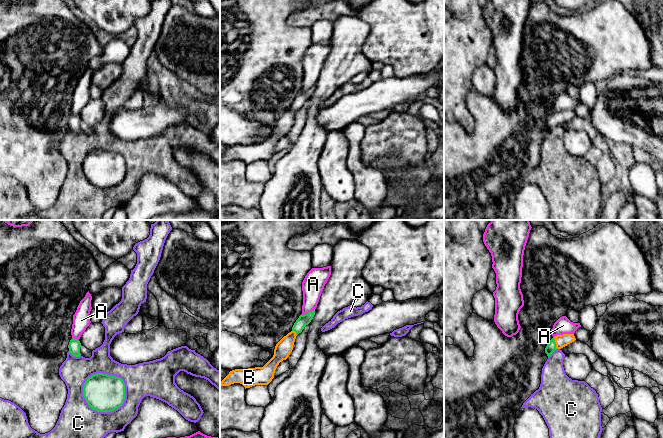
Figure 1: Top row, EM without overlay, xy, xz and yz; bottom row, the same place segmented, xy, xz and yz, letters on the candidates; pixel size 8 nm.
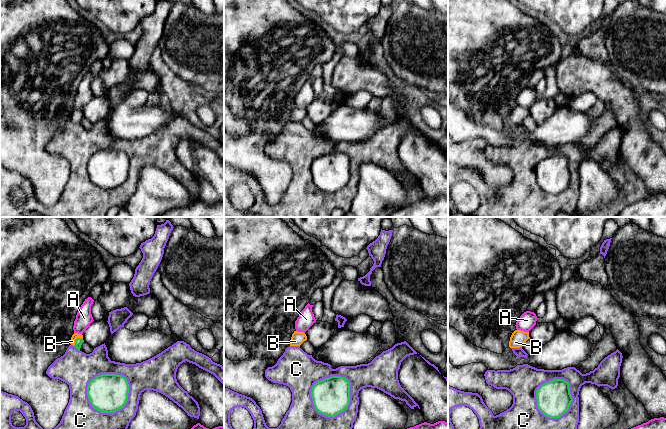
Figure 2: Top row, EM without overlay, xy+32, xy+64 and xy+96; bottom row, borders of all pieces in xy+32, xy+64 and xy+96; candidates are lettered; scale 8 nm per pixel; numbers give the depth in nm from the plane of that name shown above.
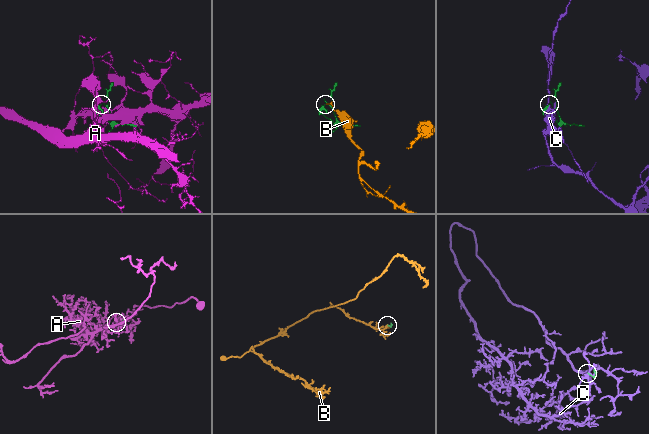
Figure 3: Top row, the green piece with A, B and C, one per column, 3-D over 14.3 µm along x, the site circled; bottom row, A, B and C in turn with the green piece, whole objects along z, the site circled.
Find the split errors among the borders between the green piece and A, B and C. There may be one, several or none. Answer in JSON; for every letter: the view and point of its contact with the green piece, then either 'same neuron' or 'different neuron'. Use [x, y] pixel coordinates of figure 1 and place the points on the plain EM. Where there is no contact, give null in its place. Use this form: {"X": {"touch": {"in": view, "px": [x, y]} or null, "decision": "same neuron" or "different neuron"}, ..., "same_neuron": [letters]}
{"A": {"touch": {"in": "xz", "px": [308, 88]}, "decision": "different neuron"}, "B": {"touch": {"in": "yz", "px": [555, 119]}, "decision": "same neuron"}, "C": {"touch": {"in": "xy", "px": [97, 187]}, "decision": "different neuron"}, "same_neuron": ["B"]}

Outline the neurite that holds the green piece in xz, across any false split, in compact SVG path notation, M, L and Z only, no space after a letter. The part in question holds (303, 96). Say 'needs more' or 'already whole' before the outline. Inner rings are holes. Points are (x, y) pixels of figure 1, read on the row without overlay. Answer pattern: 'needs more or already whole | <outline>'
needs more | M315 86L299 92L292 107L276 120L273 133L263 143L232 146L221 157L221 162L240 159L246 165L255 161L268 161L274 154L279 139L286 136L292 128L296 112L311 98L314 91Z

